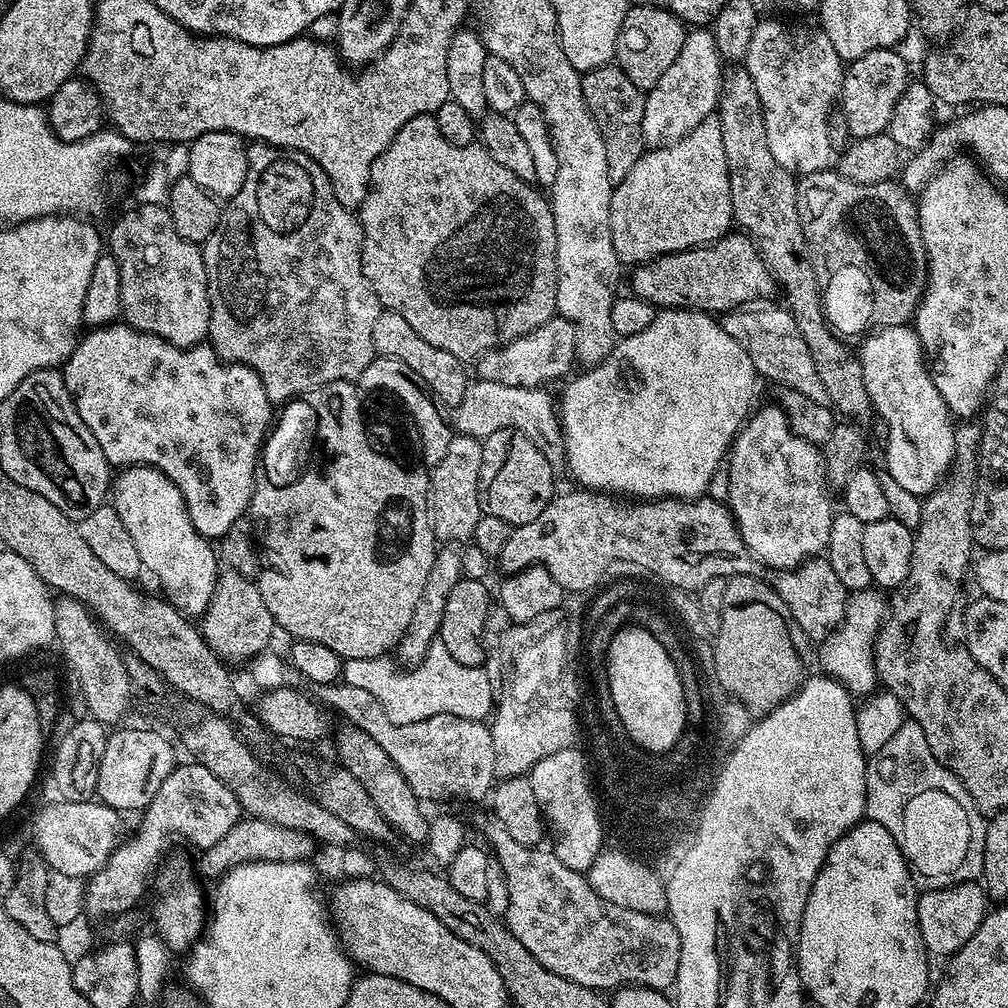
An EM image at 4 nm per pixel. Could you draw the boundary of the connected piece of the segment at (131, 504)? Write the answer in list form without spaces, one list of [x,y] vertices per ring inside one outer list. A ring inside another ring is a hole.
[[[144,464],[125,467],[117,471],[114,483],[110,488],[110,504],[115,508],[118,518],[122,518],[122,526],[126,526],[130,538],[134,538],[134,546],[138,549],[138,558],[145,573],[149,572],[164,587],[163,595],[171,601],[178,611],[189,618],[203,617],[212,601],[214,586],[218,579],[218,552],[212,548],[209,539],[200,536],[190,522],[190,514],[186,510],[183,494],[156,468],[147,468]]]

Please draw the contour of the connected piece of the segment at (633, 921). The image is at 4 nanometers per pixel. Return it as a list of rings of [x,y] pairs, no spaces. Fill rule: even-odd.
[[[508,840],[506,846],[506,923],[514,938],[518,938],[518,942],[522,942],[522,946],[526,946],[526,950],[530,950],[530,954],[534,954],[534,958],[546,966],[546,970],[570,982],[578,982],[578,986],[597,990],[615,990],[625,986],[668,990],[675,985],[680,961],[680,935],[667,915],[651,916],[626,906],[614,906],[614,902],[606,902],[606,898],[592,889],[584,872],[575,872],[562,866],[556,853],[547,847],[519,844],[513,840]]]

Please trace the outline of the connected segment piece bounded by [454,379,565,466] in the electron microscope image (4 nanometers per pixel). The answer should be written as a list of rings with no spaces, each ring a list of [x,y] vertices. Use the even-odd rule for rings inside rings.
[[[477,379],[469,383],[462,402],[454,409],[454,428],[461,436],[483,438],[494,434],[494,430],[517,428],[553,466],[565,463],[564,434],[560,427],[559,415],[554,411],[554,396],[547,387],[523,388],[522,386],[502,386],[498,382]]]

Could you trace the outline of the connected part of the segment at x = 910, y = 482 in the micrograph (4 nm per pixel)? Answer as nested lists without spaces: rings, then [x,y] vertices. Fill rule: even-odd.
[[[899,324],[898,326],[886,326],[869,331],[863,337],[864,345],[858,348],[862,374],[866,378],[866,394],[870,394],[875,415],[879,419],[885,420],[890,426],[890,438],[886,445],[884,460],[886,470],[898,486],[905,490],[910,490],[910,494],[921,498],[928,495],[936,489],[936,485],[945,479],[949,468],[952,467],[952,461],[956,459],[956,447],[954,438],[956,437],[956,428],[954,427],[954,417],[948,411],[946,402],[942,394],[932,381],[932,375],[928,373],[928,360],[924,355],[924,347],[918,338],[915,327],[908,324]]]

